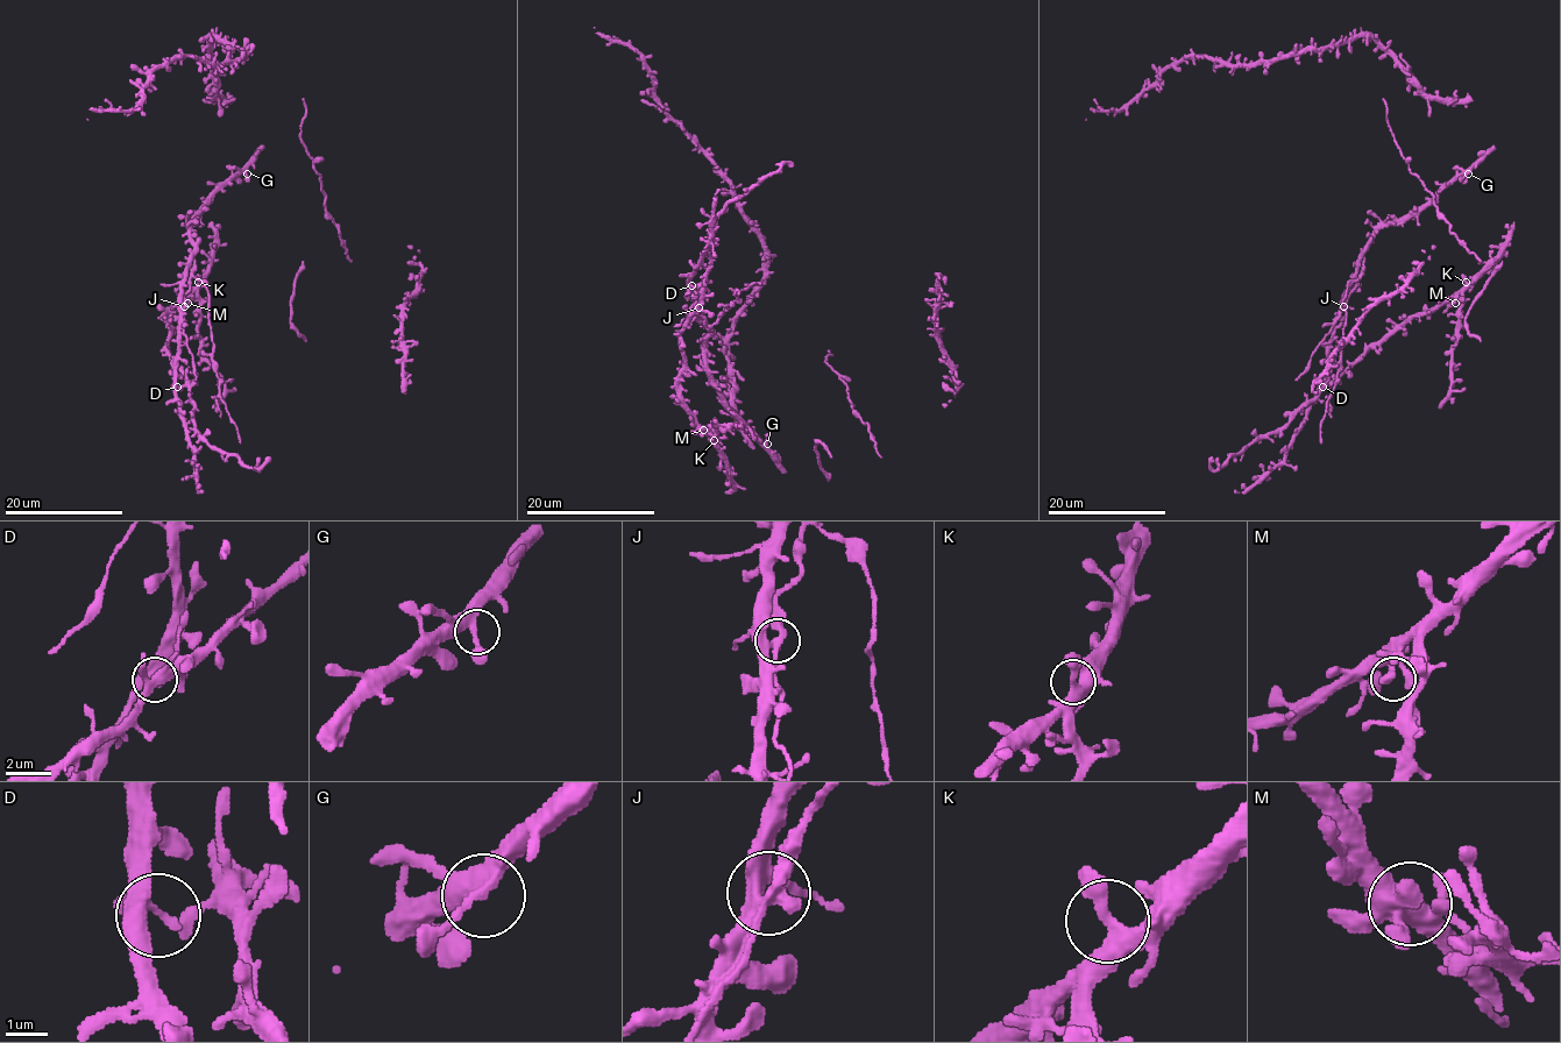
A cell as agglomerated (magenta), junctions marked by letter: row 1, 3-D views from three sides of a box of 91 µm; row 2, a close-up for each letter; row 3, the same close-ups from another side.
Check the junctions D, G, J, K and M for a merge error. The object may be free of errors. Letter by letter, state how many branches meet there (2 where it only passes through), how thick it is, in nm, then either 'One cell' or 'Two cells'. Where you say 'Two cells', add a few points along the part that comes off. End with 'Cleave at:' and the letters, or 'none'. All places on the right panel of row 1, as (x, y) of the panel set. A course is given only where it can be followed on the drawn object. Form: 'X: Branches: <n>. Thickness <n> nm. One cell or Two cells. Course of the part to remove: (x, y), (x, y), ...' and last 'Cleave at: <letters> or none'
D: Branches: 3. Thickness 320 nm. One cell
G: Branches: 3. Thickness 300 nm. One cell
J: Branches: 3. Thickness 320 nm. Two cells. Course of the part to remove: (1343, 307), (1360, 276), (1342, 303), (1346, 325), (1340, 342), (1340, 369), (1320, 426), (1321, 442)
K: Branches: 3. Thickness 320 nm. One cell
M: Branches: 2. Thickness 280 nm. One cell
Cleave at: J

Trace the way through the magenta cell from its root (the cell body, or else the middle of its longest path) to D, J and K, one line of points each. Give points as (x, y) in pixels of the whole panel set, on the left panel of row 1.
D: (200, 214), (191, 225), (193, 254), (182, 283), (177, 387)
J: (200, 214), (191, 225), (193, 271), (183, 307)
K: (200, 214), (191, 225), (193, 254), (182, 283), (178, 387), (184, 371), (167, 348), (167, 314), (198, 282)

